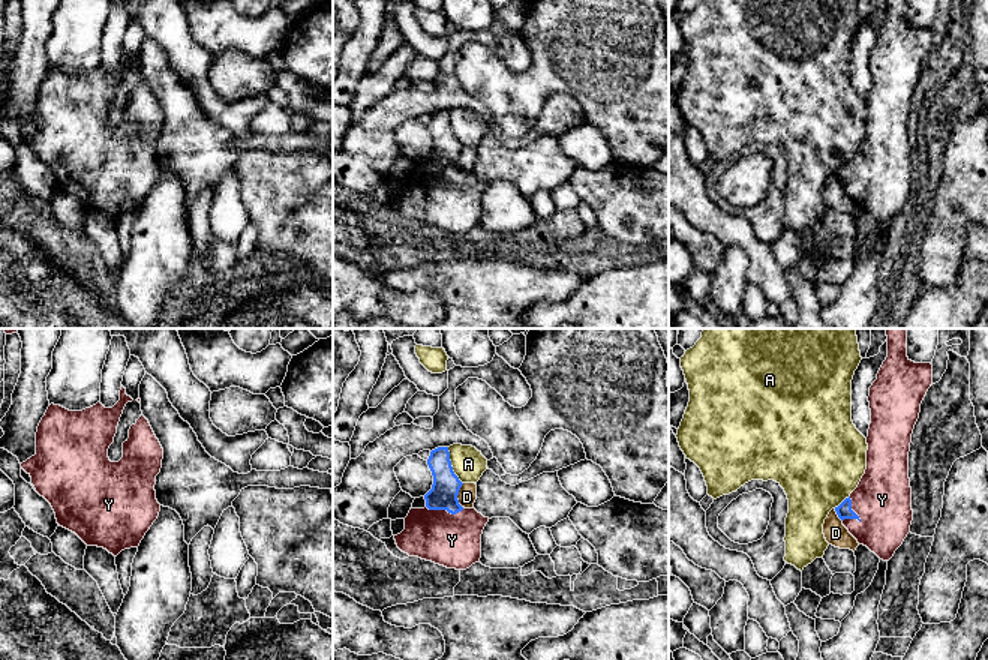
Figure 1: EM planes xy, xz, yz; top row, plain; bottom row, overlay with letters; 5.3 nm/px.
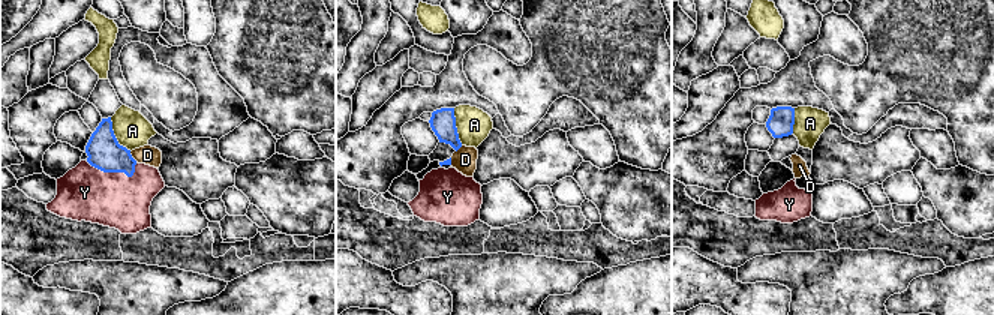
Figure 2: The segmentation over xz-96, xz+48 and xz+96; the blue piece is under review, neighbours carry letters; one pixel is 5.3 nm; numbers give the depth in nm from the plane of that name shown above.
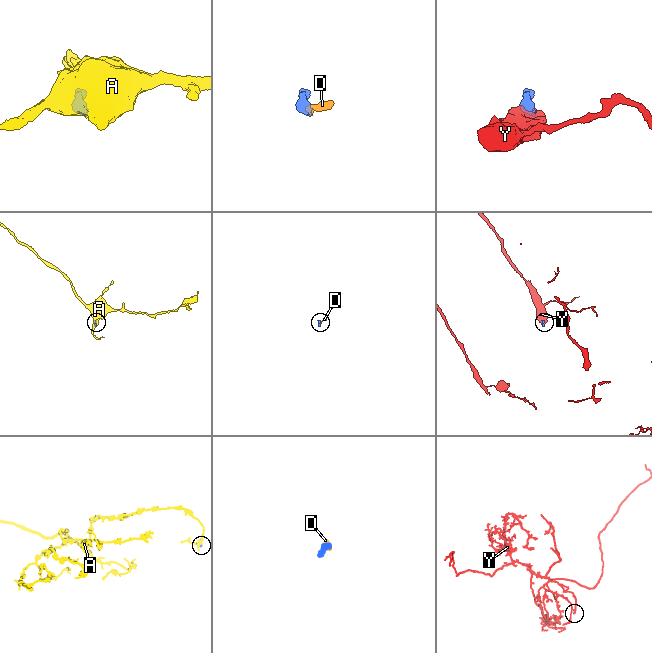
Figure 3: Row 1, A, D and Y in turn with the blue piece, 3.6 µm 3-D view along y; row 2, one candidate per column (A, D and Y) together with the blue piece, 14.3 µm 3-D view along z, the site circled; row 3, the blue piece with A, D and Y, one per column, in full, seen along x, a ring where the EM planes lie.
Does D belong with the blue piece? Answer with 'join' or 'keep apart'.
keep apart

